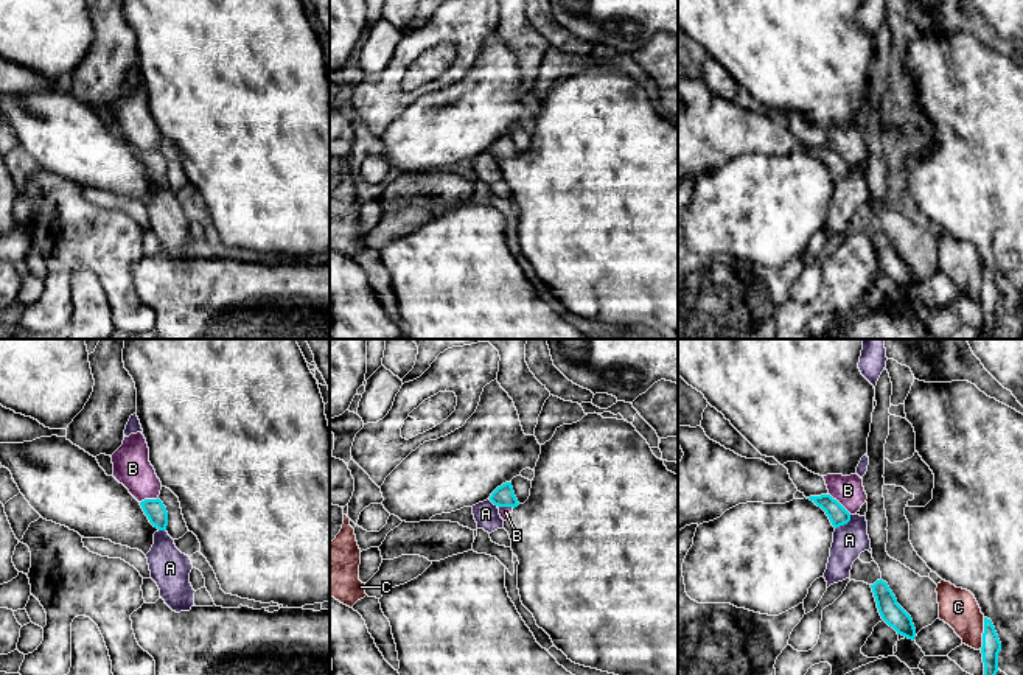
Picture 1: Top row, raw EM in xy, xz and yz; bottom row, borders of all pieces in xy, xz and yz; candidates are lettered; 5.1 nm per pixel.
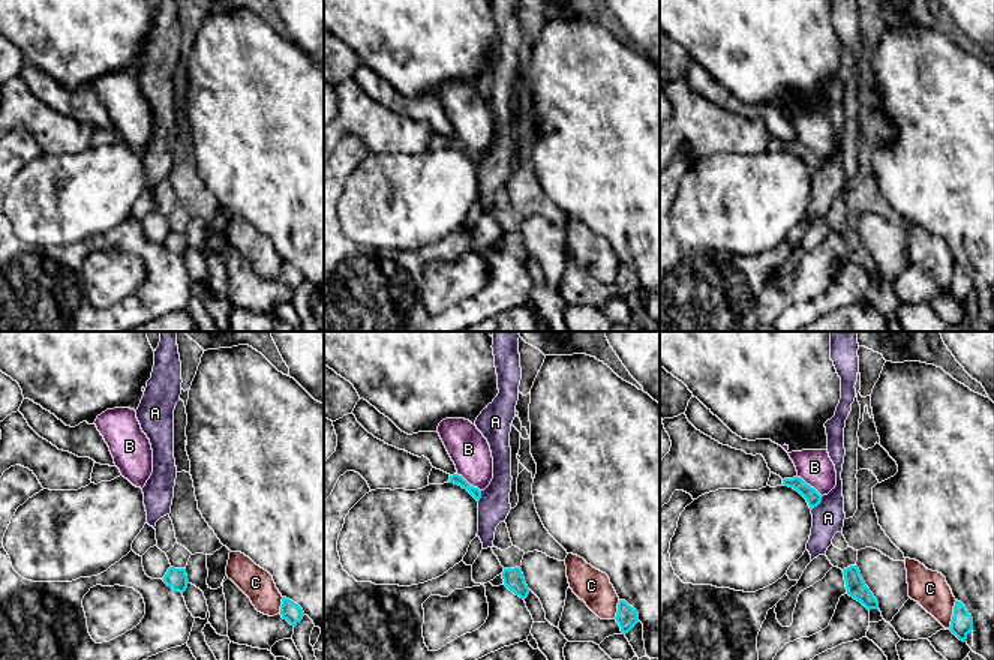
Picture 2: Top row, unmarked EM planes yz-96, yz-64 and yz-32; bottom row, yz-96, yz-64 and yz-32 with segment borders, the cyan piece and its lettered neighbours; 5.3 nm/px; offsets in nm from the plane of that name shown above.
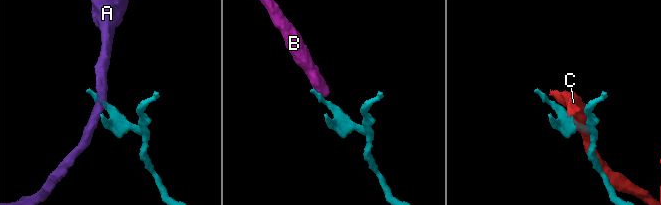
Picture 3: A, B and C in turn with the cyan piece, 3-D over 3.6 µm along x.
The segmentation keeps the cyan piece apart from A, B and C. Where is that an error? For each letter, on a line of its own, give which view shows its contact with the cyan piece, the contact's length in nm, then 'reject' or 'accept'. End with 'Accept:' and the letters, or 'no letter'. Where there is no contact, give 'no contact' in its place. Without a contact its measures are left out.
A: yz | 120 nm | reject
B: yz | 160 nm | reject
C: yz | 170 nm | reject
Accept: no letter

